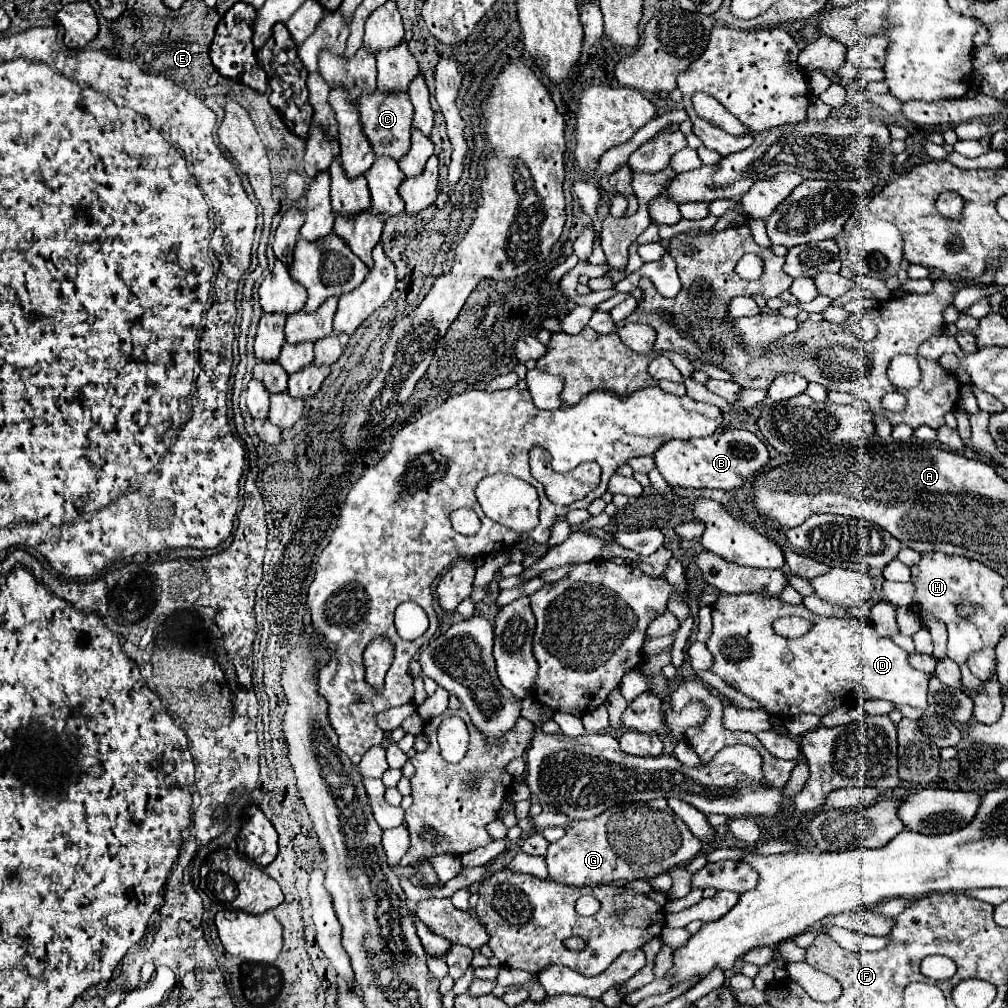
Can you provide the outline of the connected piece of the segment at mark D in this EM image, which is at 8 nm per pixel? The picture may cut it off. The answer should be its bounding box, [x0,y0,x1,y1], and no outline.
[707,593,929,719]

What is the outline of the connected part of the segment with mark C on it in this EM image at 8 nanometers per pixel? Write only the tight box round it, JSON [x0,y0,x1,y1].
[359,89,413,161]

